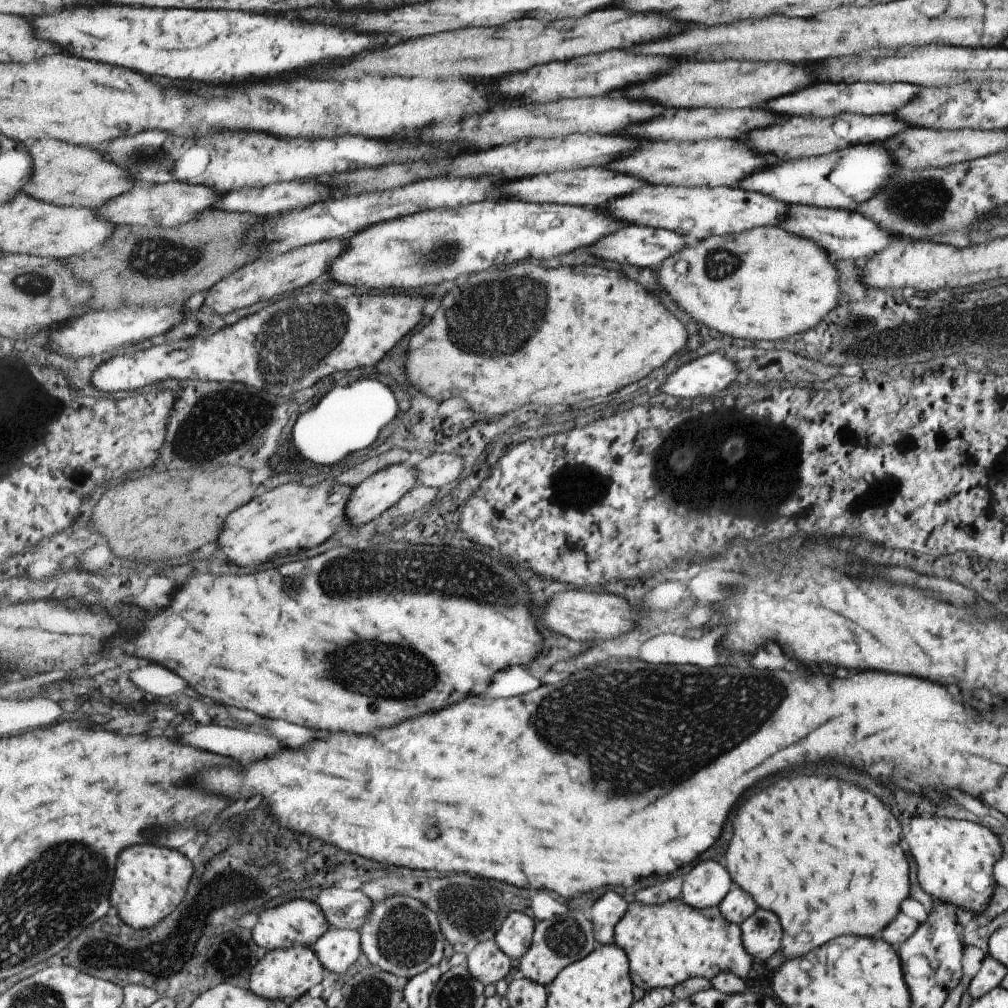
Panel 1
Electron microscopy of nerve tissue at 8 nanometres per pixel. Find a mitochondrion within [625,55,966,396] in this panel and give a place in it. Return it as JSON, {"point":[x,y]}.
{"point":[921,202]}

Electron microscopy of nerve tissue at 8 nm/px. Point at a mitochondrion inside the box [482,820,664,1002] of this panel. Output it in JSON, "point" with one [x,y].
{"point":[566,938]}

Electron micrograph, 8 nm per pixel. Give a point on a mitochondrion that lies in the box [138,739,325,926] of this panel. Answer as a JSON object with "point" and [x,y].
{"point":[160,831]}

